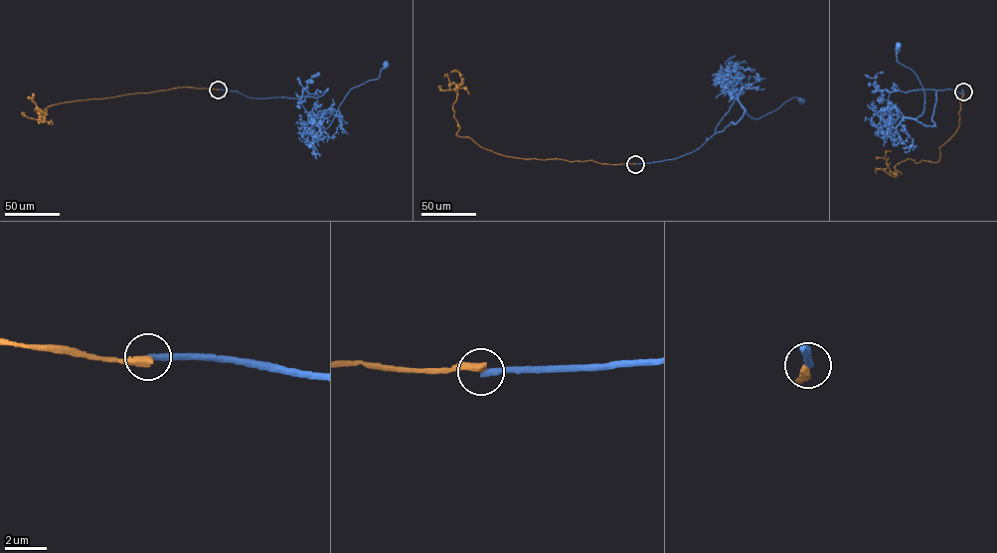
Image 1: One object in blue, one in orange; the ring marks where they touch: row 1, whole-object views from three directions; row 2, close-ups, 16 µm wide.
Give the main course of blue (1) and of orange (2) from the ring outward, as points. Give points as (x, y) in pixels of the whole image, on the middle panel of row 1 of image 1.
1: (635, 164), (675, 159), (699, 149), (736, 123), (746, 109), (742, 104), (754, 119), (794, 96), (802, 100)
2: (635, 164), (524, 159), (482, 147), (467, 137), (457, 135), (460, 127), (452, 107), (457, 90), (445, 74)

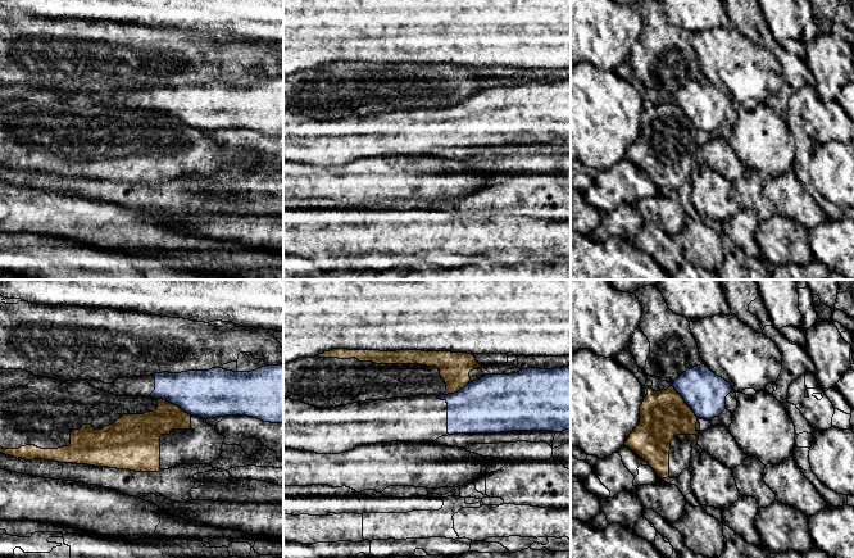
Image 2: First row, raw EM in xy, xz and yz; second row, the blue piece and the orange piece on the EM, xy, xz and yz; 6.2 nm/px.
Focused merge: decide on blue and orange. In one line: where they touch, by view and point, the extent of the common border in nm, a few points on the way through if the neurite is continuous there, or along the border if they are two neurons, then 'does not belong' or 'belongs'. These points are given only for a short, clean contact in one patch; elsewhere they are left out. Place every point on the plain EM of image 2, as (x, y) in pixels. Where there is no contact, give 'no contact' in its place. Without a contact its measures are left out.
xy (173, 116) | 260 nm | along xy (155, 110), (168, 113), (191, 127) | does not belong

